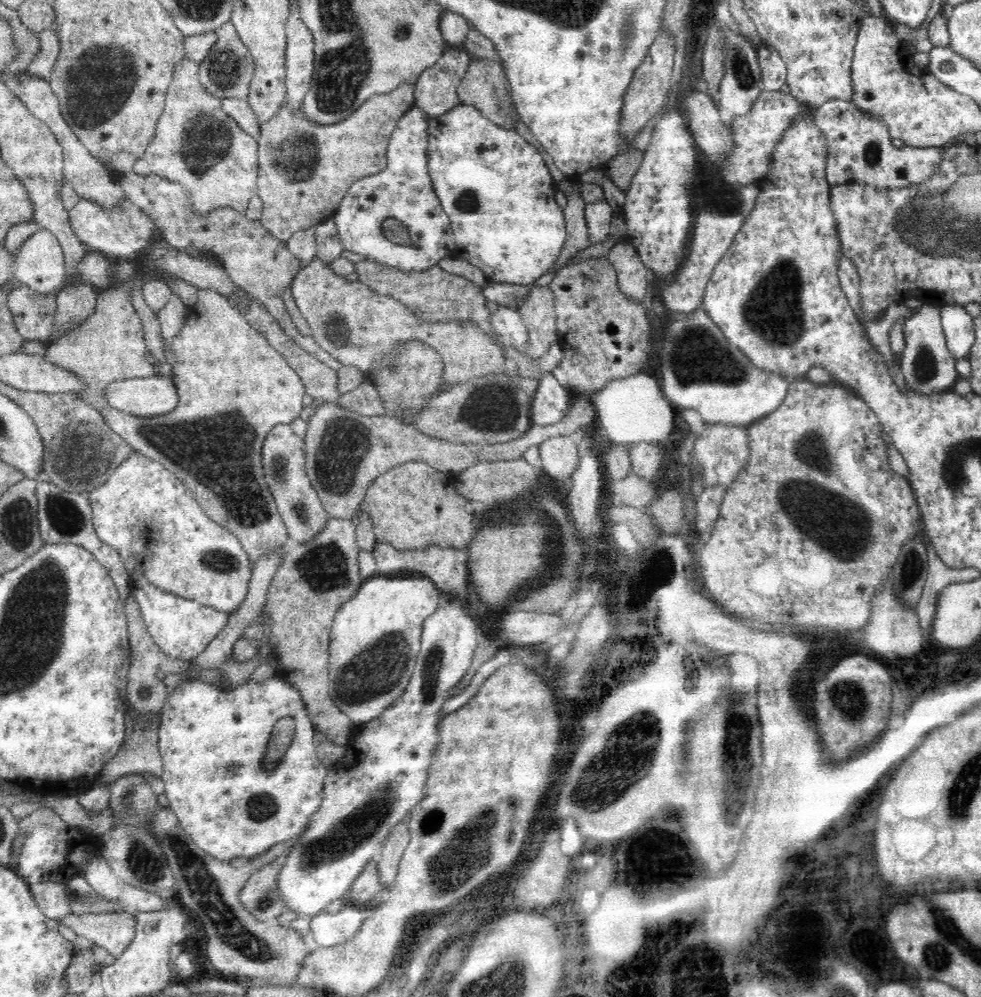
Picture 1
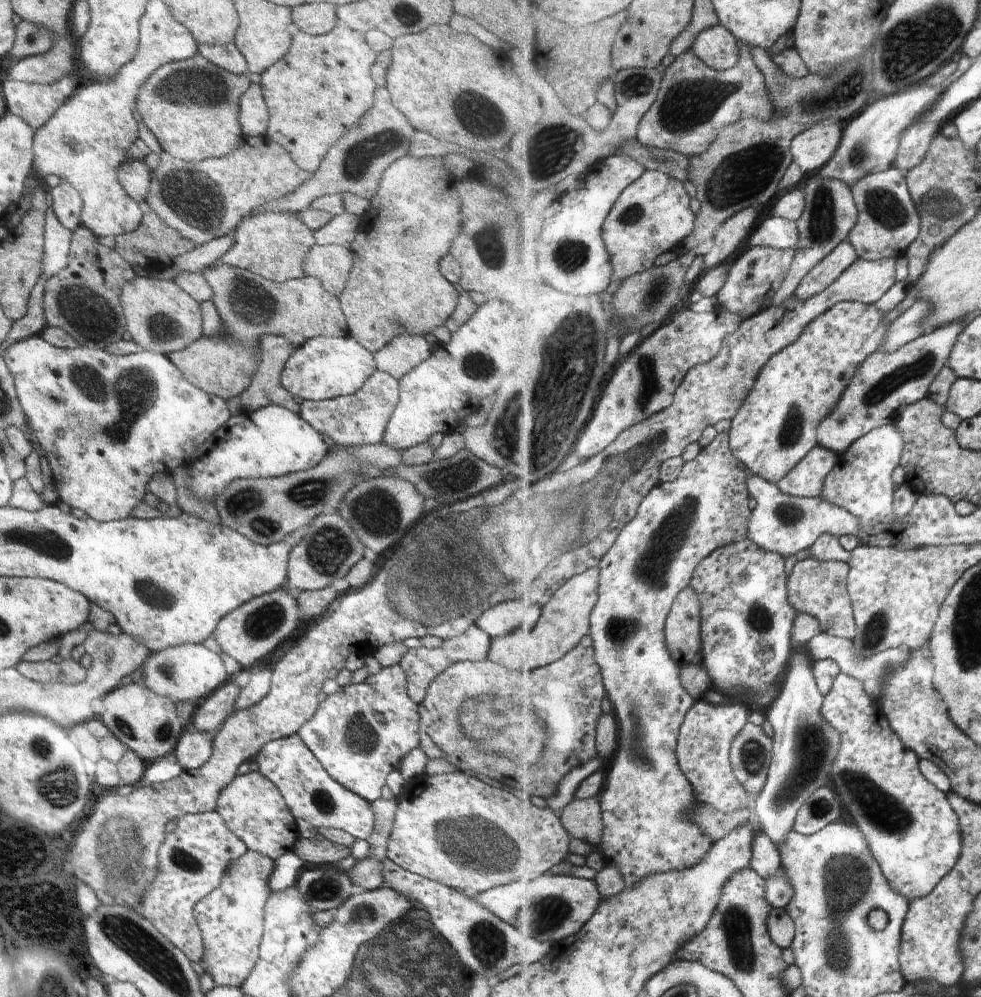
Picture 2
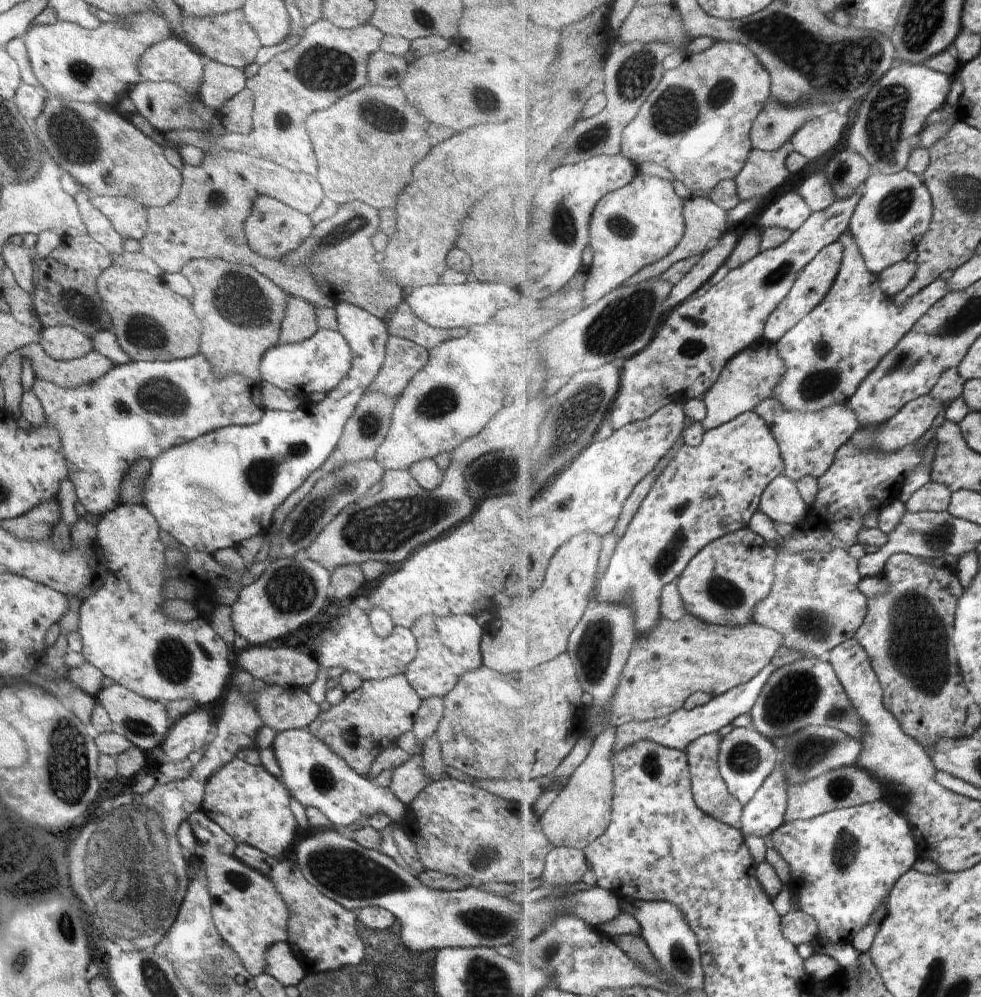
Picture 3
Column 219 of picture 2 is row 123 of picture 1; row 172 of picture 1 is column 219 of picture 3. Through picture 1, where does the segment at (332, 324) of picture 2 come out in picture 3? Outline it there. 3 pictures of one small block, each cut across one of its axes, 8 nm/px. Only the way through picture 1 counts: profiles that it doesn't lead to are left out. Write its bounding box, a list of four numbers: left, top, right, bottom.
[179,258,290,381]

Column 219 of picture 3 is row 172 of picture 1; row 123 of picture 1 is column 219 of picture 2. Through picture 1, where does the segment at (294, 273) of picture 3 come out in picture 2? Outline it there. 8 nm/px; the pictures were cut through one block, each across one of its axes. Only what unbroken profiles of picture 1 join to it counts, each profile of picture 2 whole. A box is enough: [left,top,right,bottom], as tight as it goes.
[138,122,313,247]

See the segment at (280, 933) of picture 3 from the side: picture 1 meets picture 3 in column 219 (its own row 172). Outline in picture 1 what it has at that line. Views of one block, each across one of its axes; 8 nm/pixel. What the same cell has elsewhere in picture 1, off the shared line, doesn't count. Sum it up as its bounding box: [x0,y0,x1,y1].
[813,99,943,189]

